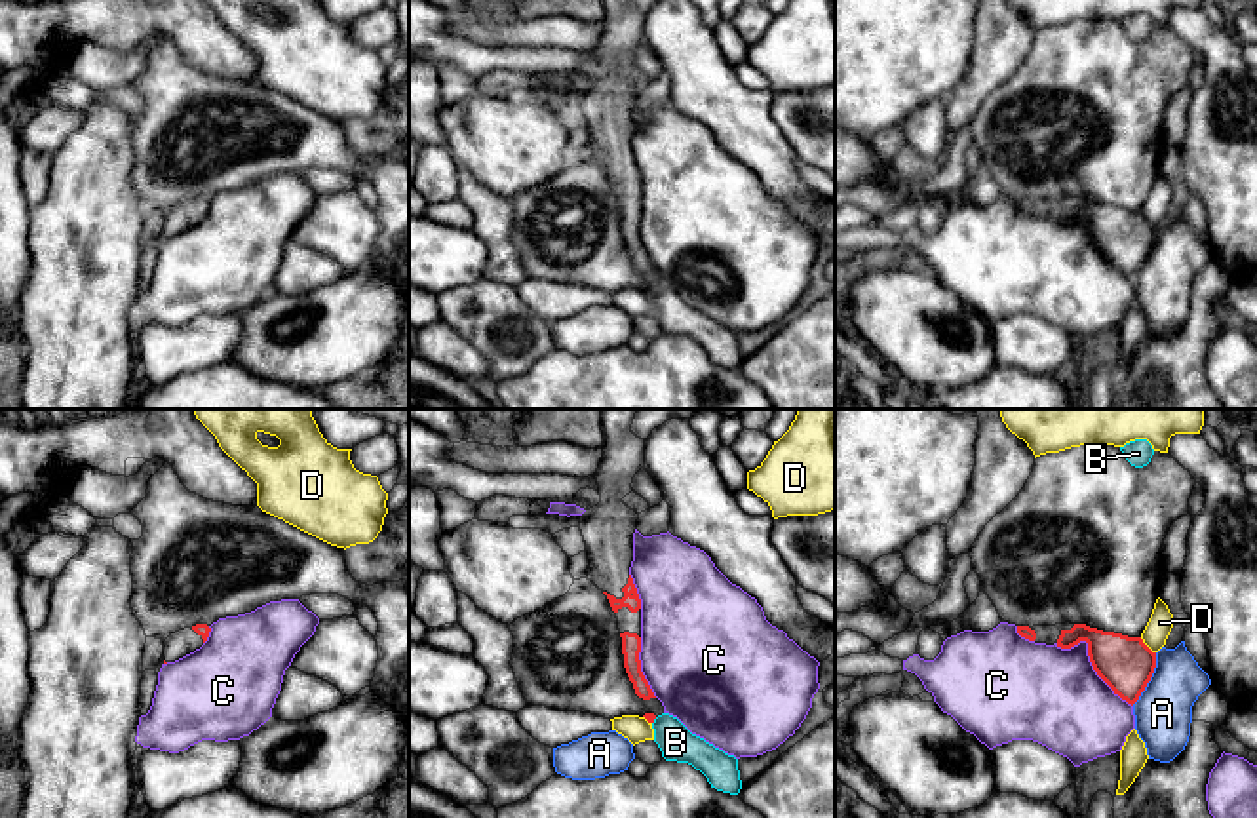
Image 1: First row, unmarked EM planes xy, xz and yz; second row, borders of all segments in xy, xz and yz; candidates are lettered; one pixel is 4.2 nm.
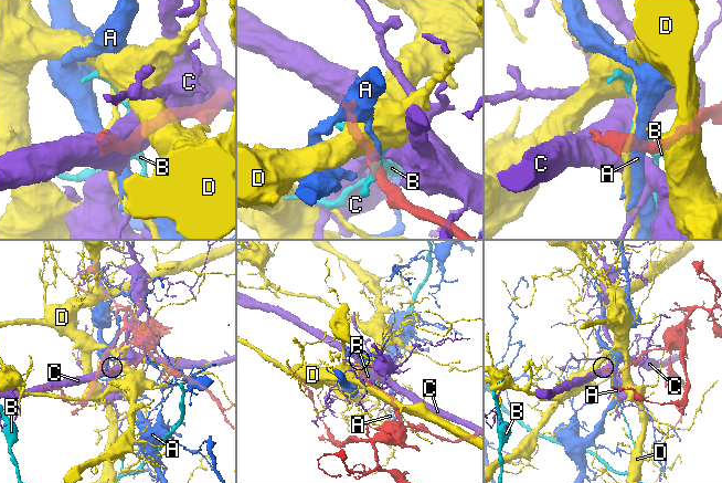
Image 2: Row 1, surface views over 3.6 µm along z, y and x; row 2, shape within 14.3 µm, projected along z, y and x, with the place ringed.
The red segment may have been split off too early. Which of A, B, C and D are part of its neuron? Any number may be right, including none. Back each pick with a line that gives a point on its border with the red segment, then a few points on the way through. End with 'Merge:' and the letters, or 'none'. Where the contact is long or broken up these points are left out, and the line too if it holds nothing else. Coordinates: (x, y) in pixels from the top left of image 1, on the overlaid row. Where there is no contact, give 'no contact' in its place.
Merge: none

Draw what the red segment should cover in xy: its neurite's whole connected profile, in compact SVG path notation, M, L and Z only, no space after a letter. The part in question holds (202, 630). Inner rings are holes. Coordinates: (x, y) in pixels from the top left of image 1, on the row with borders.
M196 624L192 628L184 628L184 630L171 633L164 641L164 660L175 662L175 660L194 652L207 641L209 632L211 632L211 628L207 624Z

